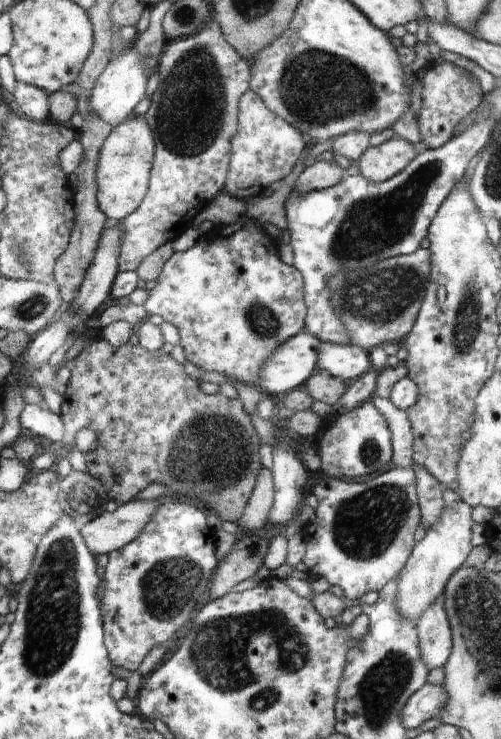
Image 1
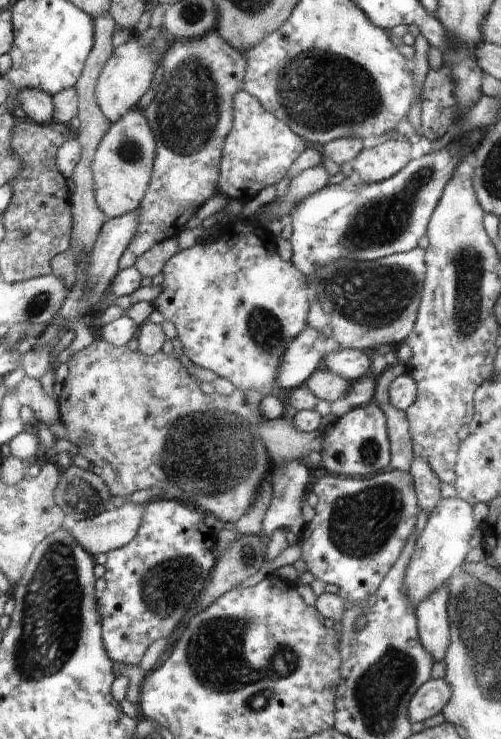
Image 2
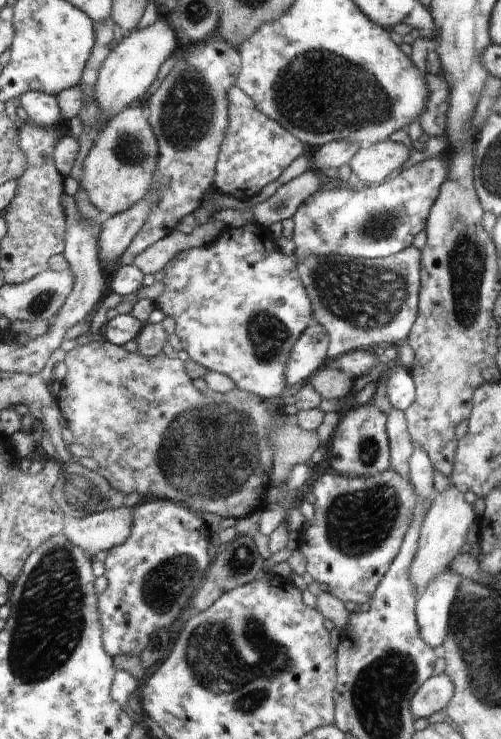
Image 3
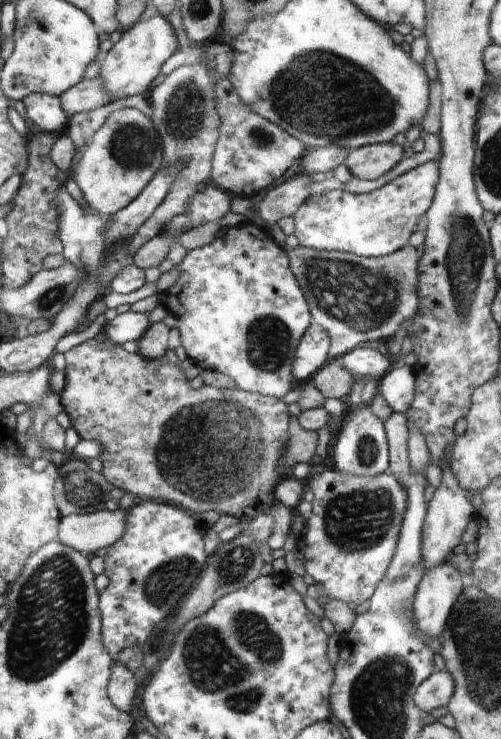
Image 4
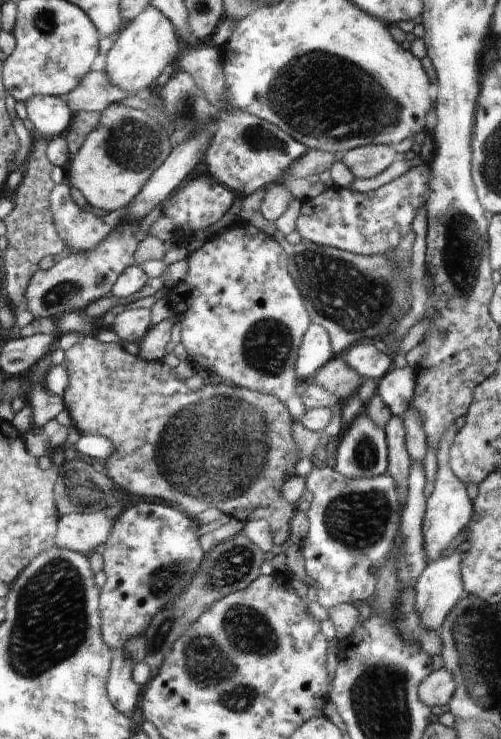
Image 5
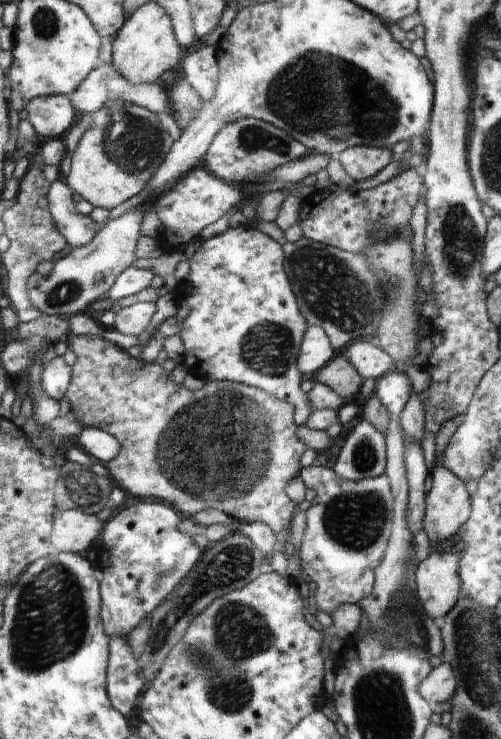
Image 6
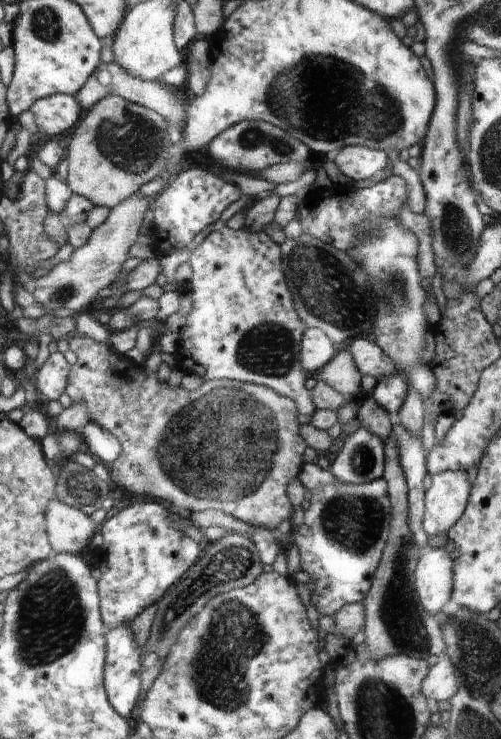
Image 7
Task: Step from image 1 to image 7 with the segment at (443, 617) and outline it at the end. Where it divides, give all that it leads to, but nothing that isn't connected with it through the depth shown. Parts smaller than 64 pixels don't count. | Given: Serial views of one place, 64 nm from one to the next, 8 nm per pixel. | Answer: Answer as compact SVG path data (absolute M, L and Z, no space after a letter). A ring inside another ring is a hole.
M427 547L418 557L418 562L414 571L415 586L422 603L428 614L436 616L443 614L445 605L452 600L452 588L454 588L454 559L451 558L450 553L445 548L434 548L434 550Z

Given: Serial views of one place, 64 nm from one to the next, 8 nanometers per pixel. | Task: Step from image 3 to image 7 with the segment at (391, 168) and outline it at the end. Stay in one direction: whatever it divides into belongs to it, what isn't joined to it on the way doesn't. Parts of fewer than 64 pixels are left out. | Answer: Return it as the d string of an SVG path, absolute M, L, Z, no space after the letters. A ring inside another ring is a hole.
M344 145L333 161L344 176L358 181L370 178L385 168L389 164L389 155L382 150Z

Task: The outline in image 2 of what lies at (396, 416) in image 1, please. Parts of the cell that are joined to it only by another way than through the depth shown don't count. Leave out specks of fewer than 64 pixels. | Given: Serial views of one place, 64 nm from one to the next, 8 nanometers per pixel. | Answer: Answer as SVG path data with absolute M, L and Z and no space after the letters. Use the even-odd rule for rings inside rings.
M391 403L379 406L387 420L391 461L389 467L409 472L414 457L412 437L405 411L394 408Z

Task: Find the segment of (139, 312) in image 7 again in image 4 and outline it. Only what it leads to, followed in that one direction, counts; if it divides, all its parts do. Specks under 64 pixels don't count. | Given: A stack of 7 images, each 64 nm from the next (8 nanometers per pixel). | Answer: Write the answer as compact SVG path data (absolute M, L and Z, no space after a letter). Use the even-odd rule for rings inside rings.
M128 311L107 322L103 331L110 341L122 345L124 342L139 340L150 325L149 314Z

